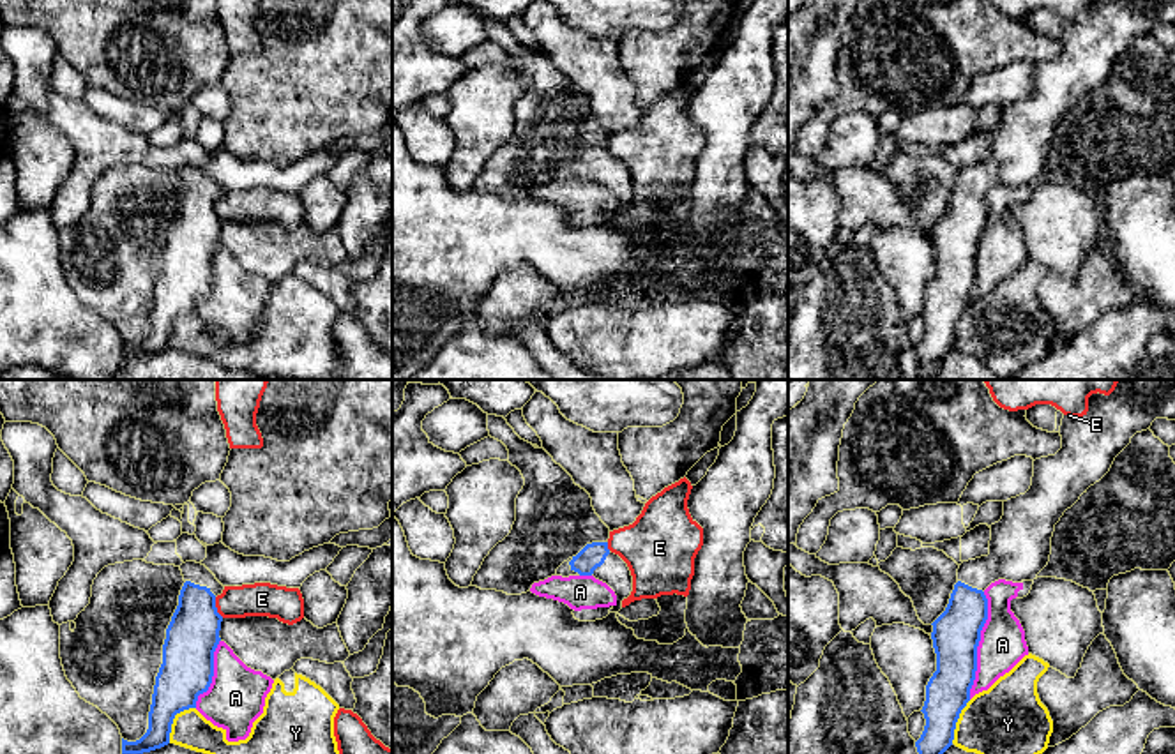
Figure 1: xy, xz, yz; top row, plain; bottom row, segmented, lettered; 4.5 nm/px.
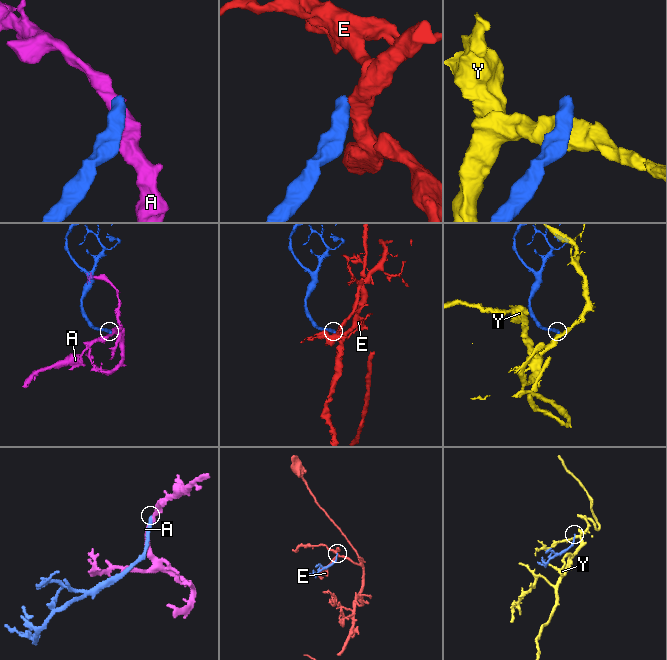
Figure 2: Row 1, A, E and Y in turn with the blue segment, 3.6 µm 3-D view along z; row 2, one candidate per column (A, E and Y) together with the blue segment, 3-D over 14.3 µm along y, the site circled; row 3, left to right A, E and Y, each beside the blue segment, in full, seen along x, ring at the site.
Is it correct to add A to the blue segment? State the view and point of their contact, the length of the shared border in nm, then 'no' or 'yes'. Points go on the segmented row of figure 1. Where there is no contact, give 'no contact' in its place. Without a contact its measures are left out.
contact yz (977, 645); length 500 nm; no

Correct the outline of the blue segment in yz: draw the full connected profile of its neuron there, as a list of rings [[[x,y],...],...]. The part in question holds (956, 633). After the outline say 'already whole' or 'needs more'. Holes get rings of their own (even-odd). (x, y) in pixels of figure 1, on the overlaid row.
[[[1118,380],[1110,396],[1097,392],[1088,397],[1088,411],[1083,417],[1064,415],[1062,449],[1055,456],[1034,461],[1030,489],[1004,501],[1002,519],[989,526],[989,554],[959,565],[949,604],[931,623],[936,671],[926,685],[926,701],[921,710],[926,726],[915,742],[919,754],[944,754],[952,745],[956,722],[970,701],[977,671],[977,646],[988,620],[984,590],[998,579],[1034,581],[1050,562],[1051,537],[1064,512],[1110,471],[1115,457],[1131,443],[1131,438],[1150,429],[1156,418],[1175,420],[1175,380]]] | needs more

